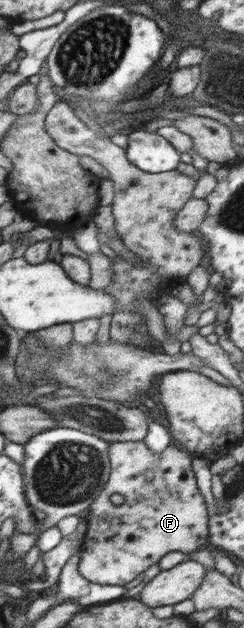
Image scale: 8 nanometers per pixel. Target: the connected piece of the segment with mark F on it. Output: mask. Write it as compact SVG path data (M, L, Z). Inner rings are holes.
M144 440L110 444L112 471L103 492L90 506L87 532L82 545L79 572L96 586L121 586L133 582L153 563L157 564L169 552L193 552L207 540L207 508L201 492L197 490L191 472L191 453L174 442L164 452L155 453ZM113 494L124 496L121 505L111 502Z

